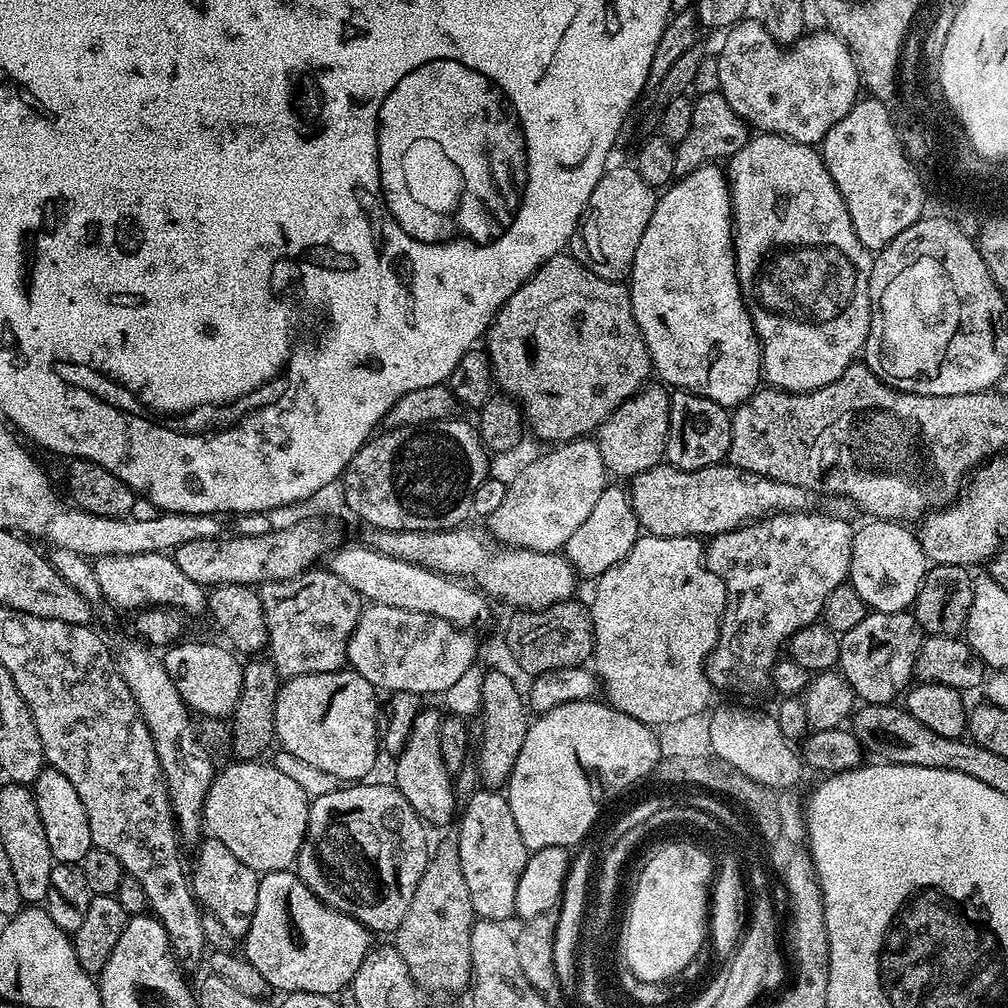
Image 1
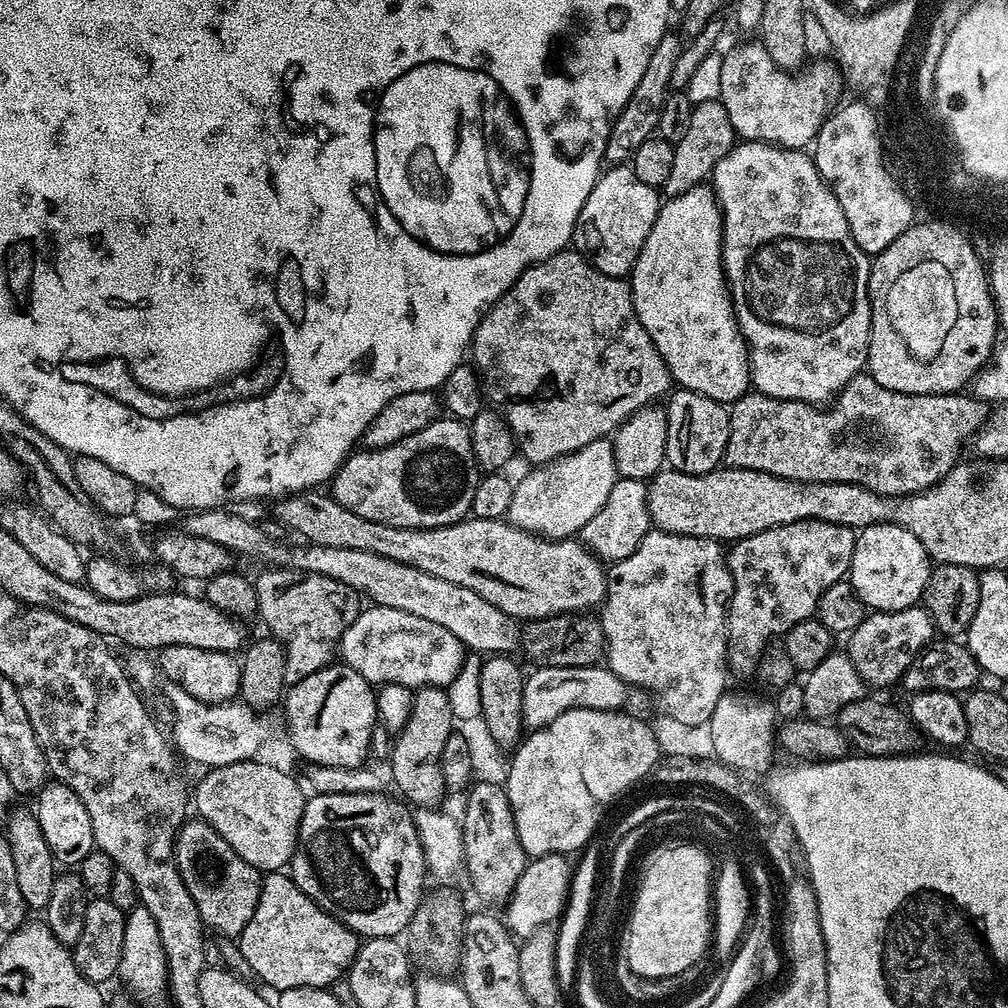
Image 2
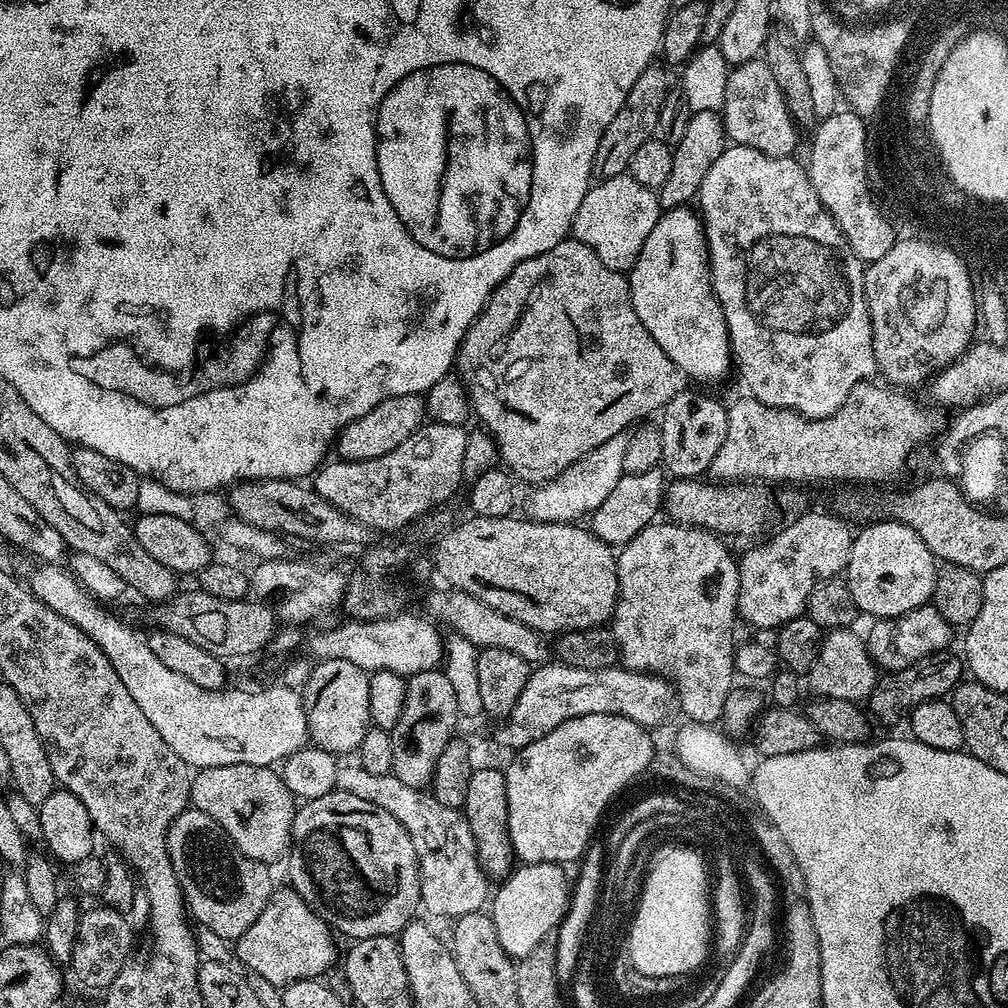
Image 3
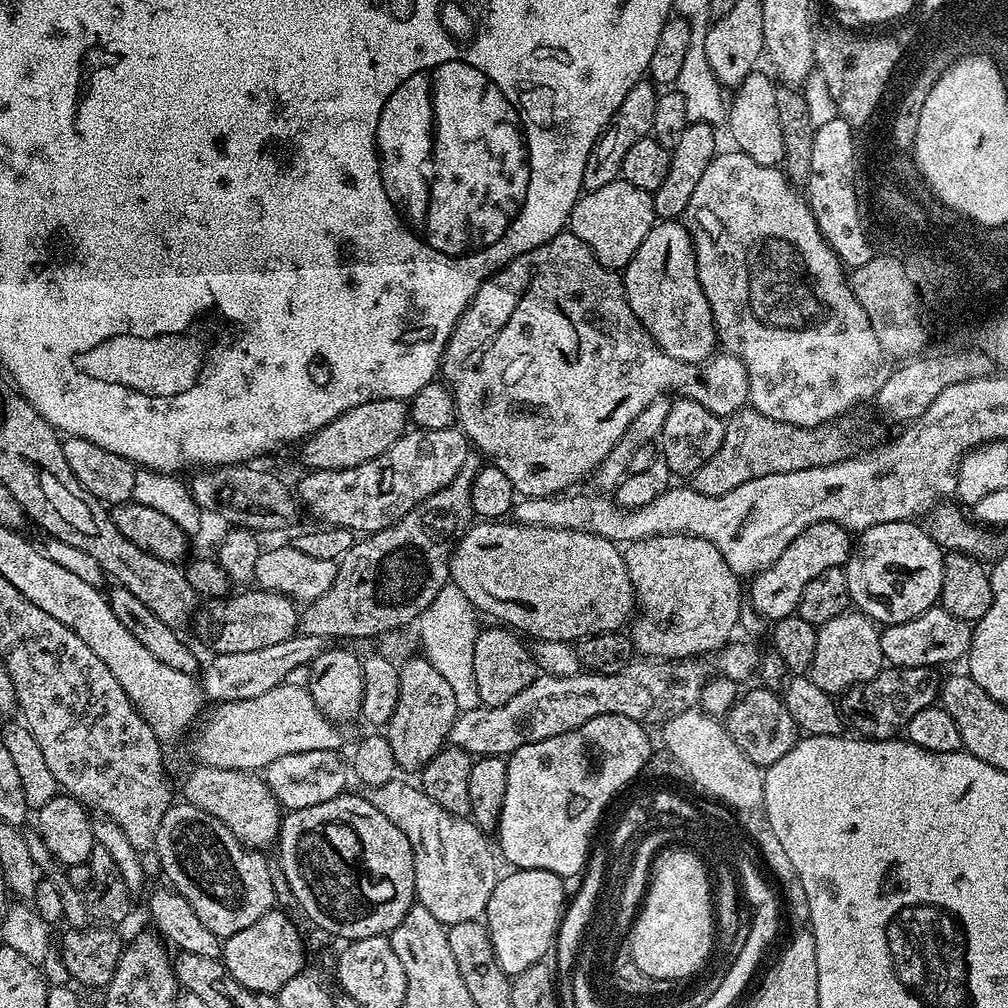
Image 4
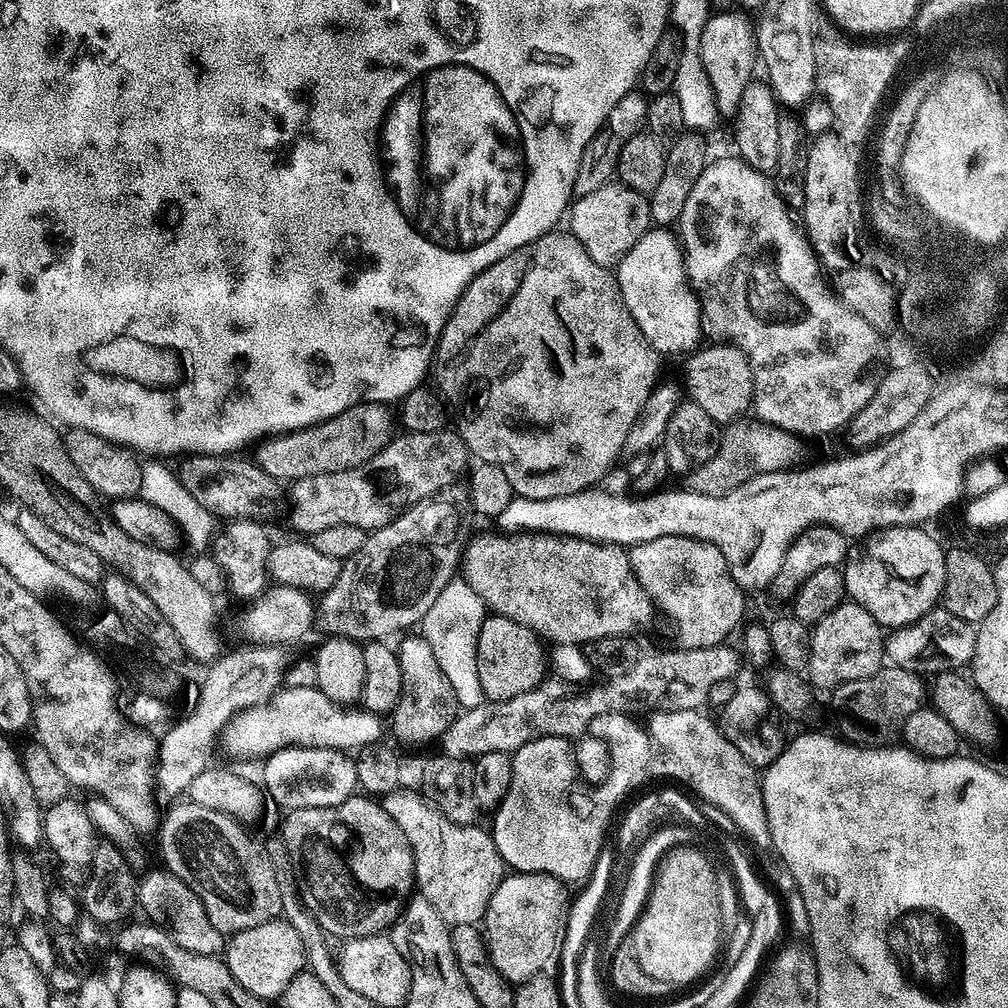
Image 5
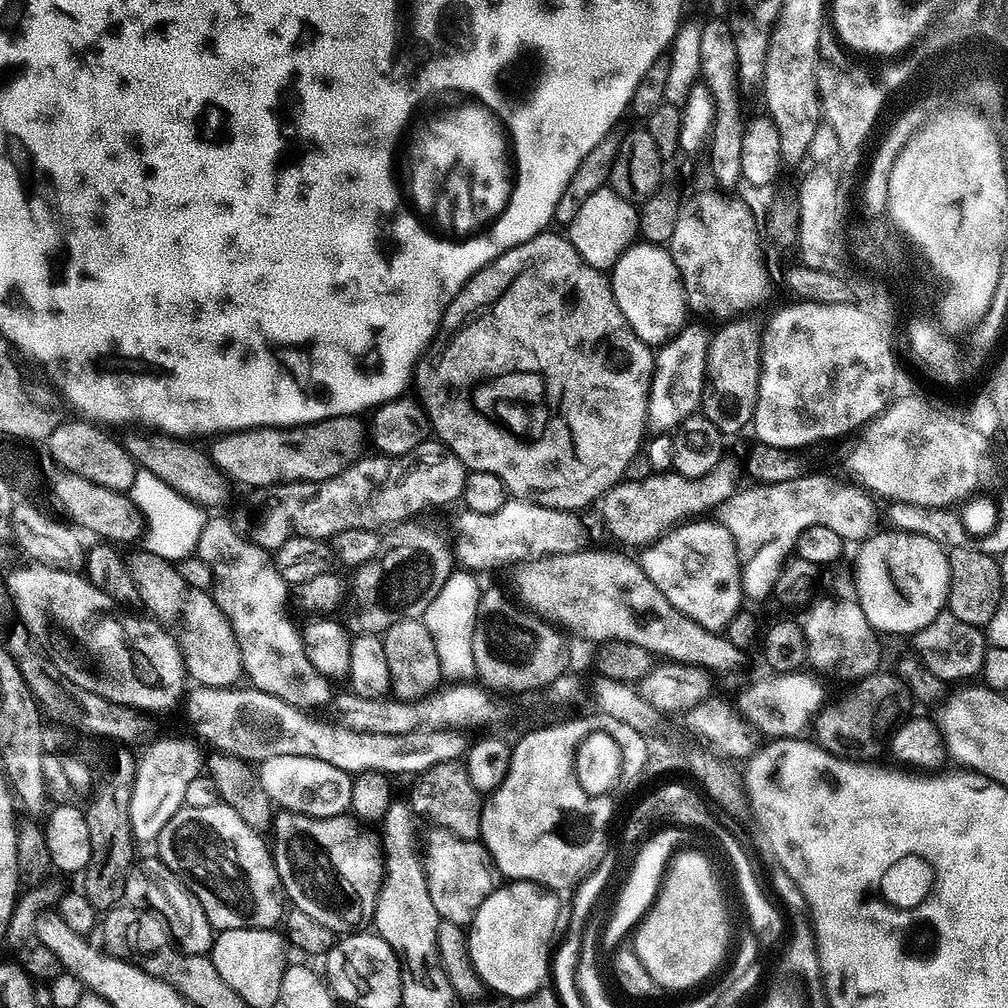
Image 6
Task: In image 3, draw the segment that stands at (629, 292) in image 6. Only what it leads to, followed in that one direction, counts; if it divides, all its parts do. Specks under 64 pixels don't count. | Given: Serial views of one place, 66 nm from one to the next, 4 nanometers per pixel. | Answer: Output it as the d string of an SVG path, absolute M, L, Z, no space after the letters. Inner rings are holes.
M691 207L667 209L658 218L654 230L650 230L650 238L646 238L646 246L642 246L631 266L628 285L632 291L632 305L638 318L642 318L642 326L650 330L650 338L666 350L666 358L682 369L689 381L720 380L728 368L730 372L734 361L726 318L712 289L712 276L708 273L708 243L704 237L704 226Z

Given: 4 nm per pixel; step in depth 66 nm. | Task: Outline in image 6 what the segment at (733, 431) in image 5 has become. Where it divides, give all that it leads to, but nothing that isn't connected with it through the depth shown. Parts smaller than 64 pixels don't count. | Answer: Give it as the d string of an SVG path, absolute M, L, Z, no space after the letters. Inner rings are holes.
M725 458L710 470L710 474L702 474L702 478L686 478L665 470L653 472L644 480L623 479L602 497L598 509L614 539L624 544L647 546L685 518L704 514L710 508L719 509L738 490L736 475L739 472L742 472L741 465L739 468L731 458Z

